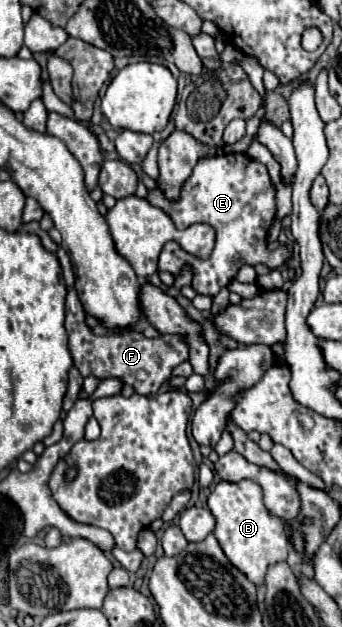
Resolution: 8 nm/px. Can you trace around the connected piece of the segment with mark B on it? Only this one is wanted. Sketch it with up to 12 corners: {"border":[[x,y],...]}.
{"border":[[252,480],[208,496],[214,536],[254,584],[286,560],[282,520]]}

